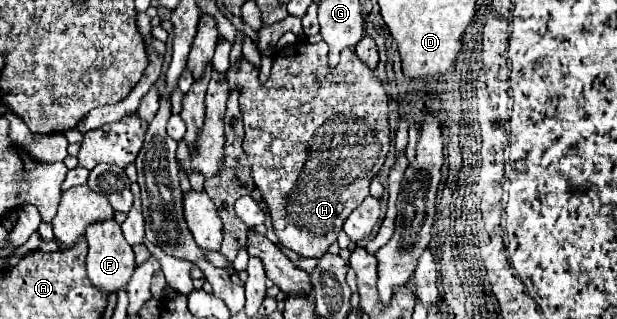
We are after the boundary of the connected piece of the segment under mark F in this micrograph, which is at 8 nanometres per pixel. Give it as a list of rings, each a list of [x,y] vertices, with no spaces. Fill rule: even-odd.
[[[111,218],[111,220],[101,220],[101,222],[93,222],[87,226],[85,230],[85,240],[89,242],[89,254],[87,254],[87,274],[89,280],[103,288],[105,292],[117,292],[119,288],[123,288],[135,270],[135,258],[133,258],[133,250],[127,244],[127,240],[123,238],[121,226]]]

